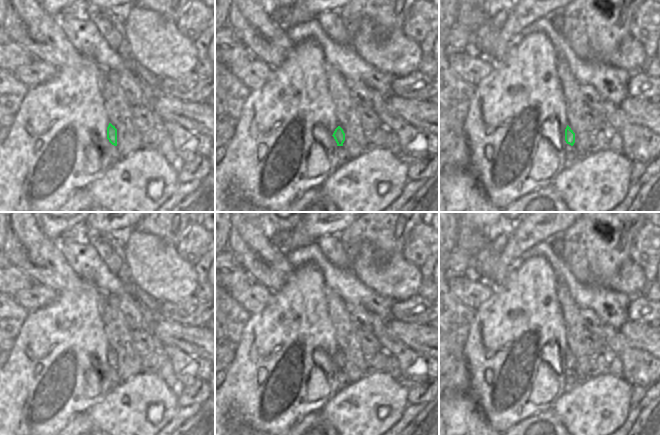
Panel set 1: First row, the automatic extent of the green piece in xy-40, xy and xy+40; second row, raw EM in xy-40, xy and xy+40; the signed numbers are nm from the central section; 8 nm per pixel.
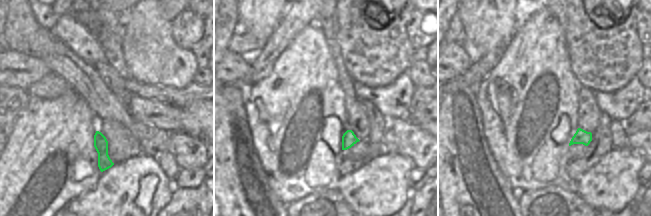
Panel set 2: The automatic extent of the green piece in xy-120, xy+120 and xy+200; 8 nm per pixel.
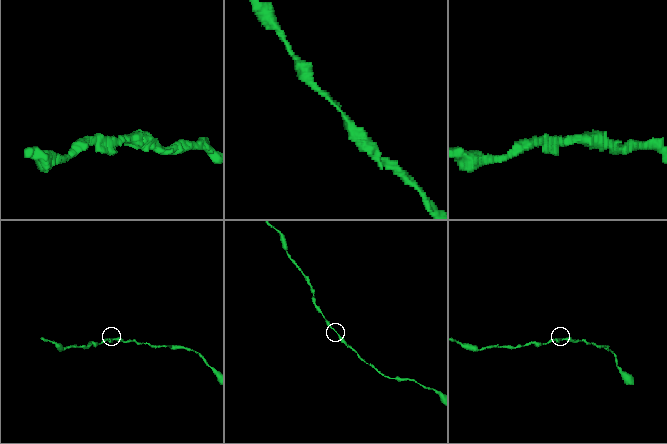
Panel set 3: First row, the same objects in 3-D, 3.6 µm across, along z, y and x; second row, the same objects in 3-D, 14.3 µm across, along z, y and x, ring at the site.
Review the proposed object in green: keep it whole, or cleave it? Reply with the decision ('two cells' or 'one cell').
one cell

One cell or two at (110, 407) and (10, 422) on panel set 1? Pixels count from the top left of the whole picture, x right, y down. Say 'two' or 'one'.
two

